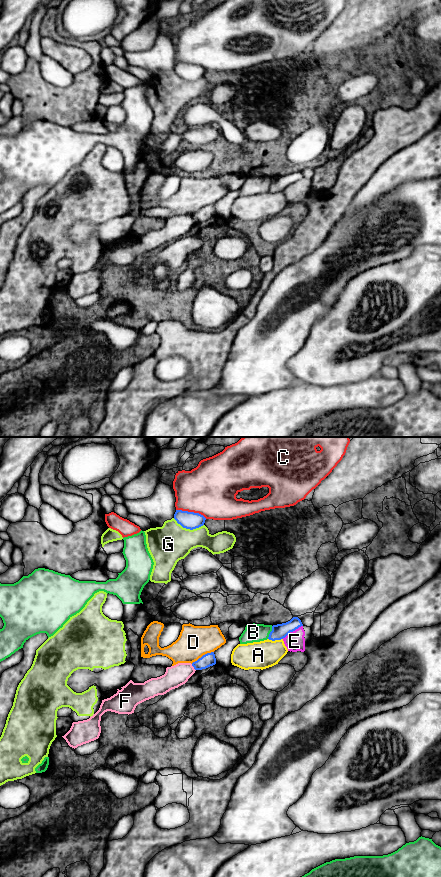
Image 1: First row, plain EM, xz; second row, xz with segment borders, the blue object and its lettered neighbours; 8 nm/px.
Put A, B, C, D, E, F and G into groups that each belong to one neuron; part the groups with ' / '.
A D E F G / B / C

